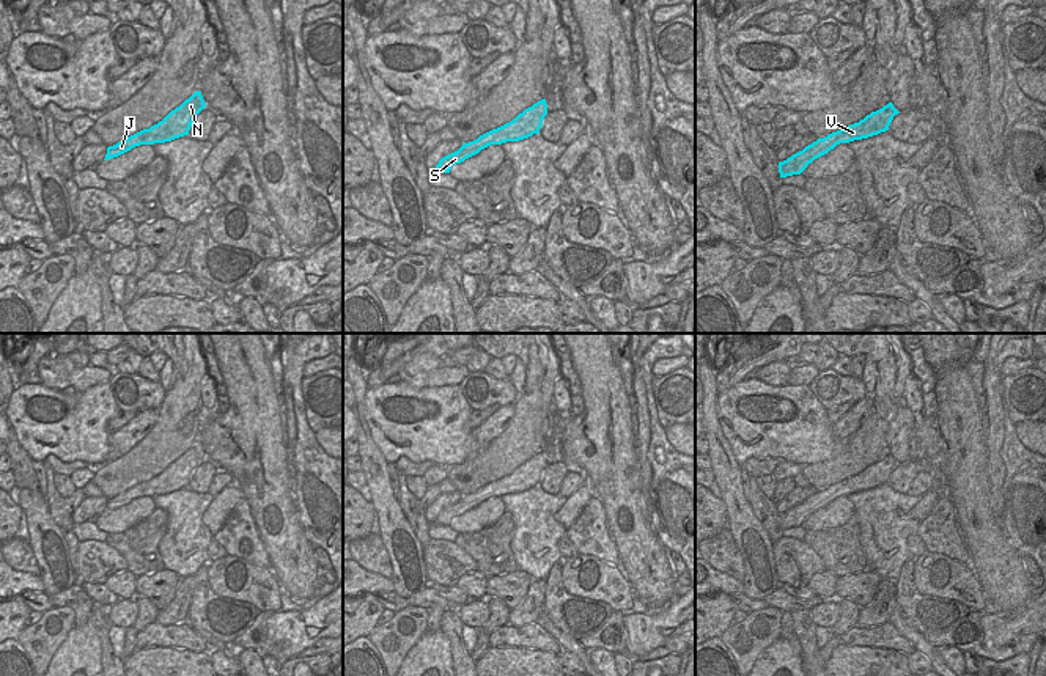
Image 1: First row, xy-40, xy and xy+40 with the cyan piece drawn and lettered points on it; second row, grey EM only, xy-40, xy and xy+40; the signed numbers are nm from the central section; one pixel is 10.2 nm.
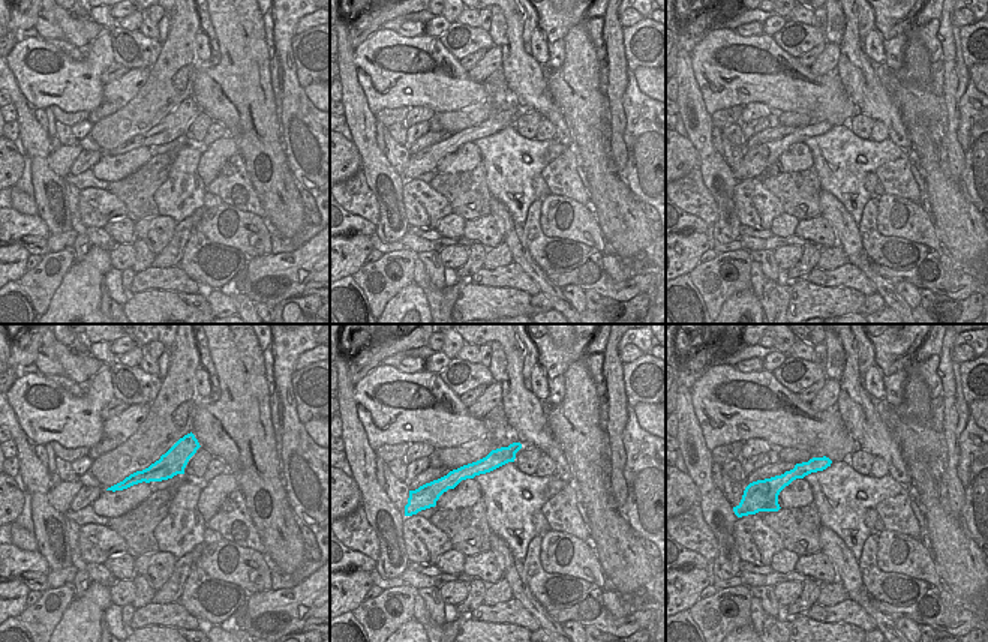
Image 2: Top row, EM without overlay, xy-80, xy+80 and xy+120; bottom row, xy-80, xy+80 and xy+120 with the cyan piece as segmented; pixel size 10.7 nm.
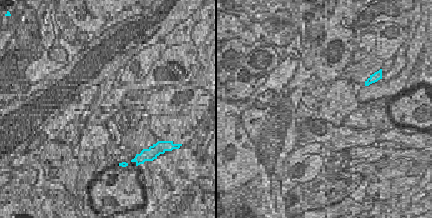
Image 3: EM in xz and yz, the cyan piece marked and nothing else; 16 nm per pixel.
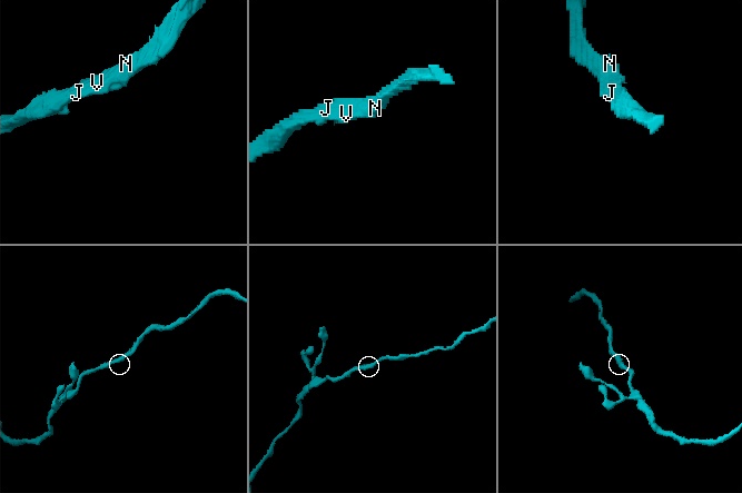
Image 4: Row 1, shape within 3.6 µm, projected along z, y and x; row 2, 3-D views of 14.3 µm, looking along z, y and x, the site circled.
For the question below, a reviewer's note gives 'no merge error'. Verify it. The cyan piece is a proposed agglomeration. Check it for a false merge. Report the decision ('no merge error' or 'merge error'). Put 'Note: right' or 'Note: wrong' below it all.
no merge error
Note: right

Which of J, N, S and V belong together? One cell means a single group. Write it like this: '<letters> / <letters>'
J N S V

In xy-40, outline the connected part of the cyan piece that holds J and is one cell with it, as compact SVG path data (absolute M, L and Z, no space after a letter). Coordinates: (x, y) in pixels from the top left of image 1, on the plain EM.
M195 443L179 459L171 462L162 473L143 481L123 494L107 500L104 513L118 509L135 498L165 495L189 487L195 468L206 459L201 443Z

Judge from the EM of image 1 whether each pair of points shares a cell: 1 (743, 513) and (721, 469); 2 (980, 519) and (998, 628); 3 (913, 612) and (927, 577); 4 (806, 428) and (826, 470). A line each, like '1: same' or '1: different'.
1: same
2: different
3: different
4: different

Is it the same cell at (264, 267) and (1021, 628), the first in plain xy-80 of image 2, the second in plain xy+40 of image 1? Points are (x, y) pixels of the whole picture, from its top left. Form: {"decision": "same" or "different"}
{"decision": "same"}

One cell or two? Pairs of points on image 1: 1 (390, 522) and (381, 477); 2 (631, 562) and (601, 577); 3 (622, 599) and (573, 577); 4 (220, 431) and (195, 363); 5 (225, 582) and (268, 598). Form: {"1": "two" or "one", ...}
{"1": "one", "2": "two", "3": "one", "4": "two", "5": "one"}

